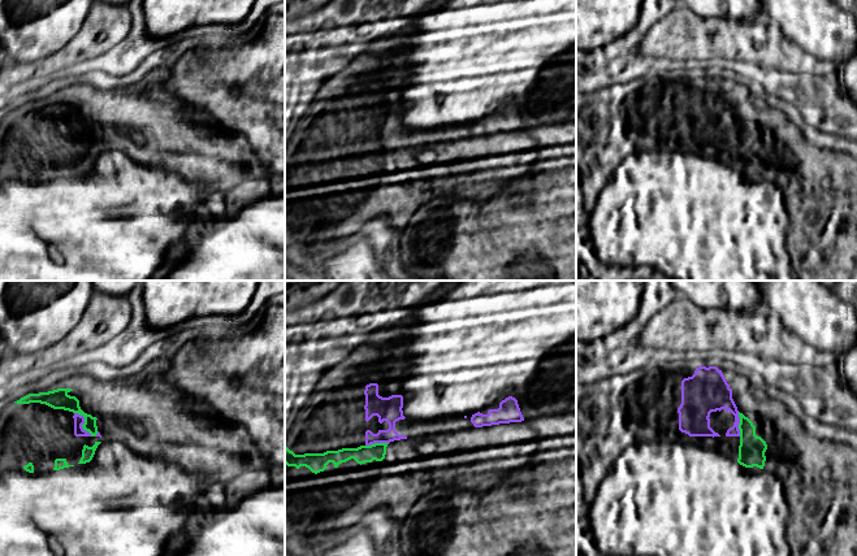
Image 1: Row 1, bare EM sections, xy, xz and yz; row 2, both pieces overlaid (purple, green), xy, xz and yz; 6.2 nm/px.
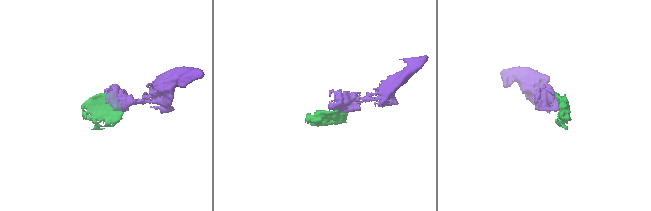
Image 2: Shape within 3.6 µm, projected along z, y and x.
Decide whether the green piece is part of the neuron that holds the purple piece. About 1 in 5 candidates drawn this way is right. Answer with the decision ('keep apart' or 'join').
join

